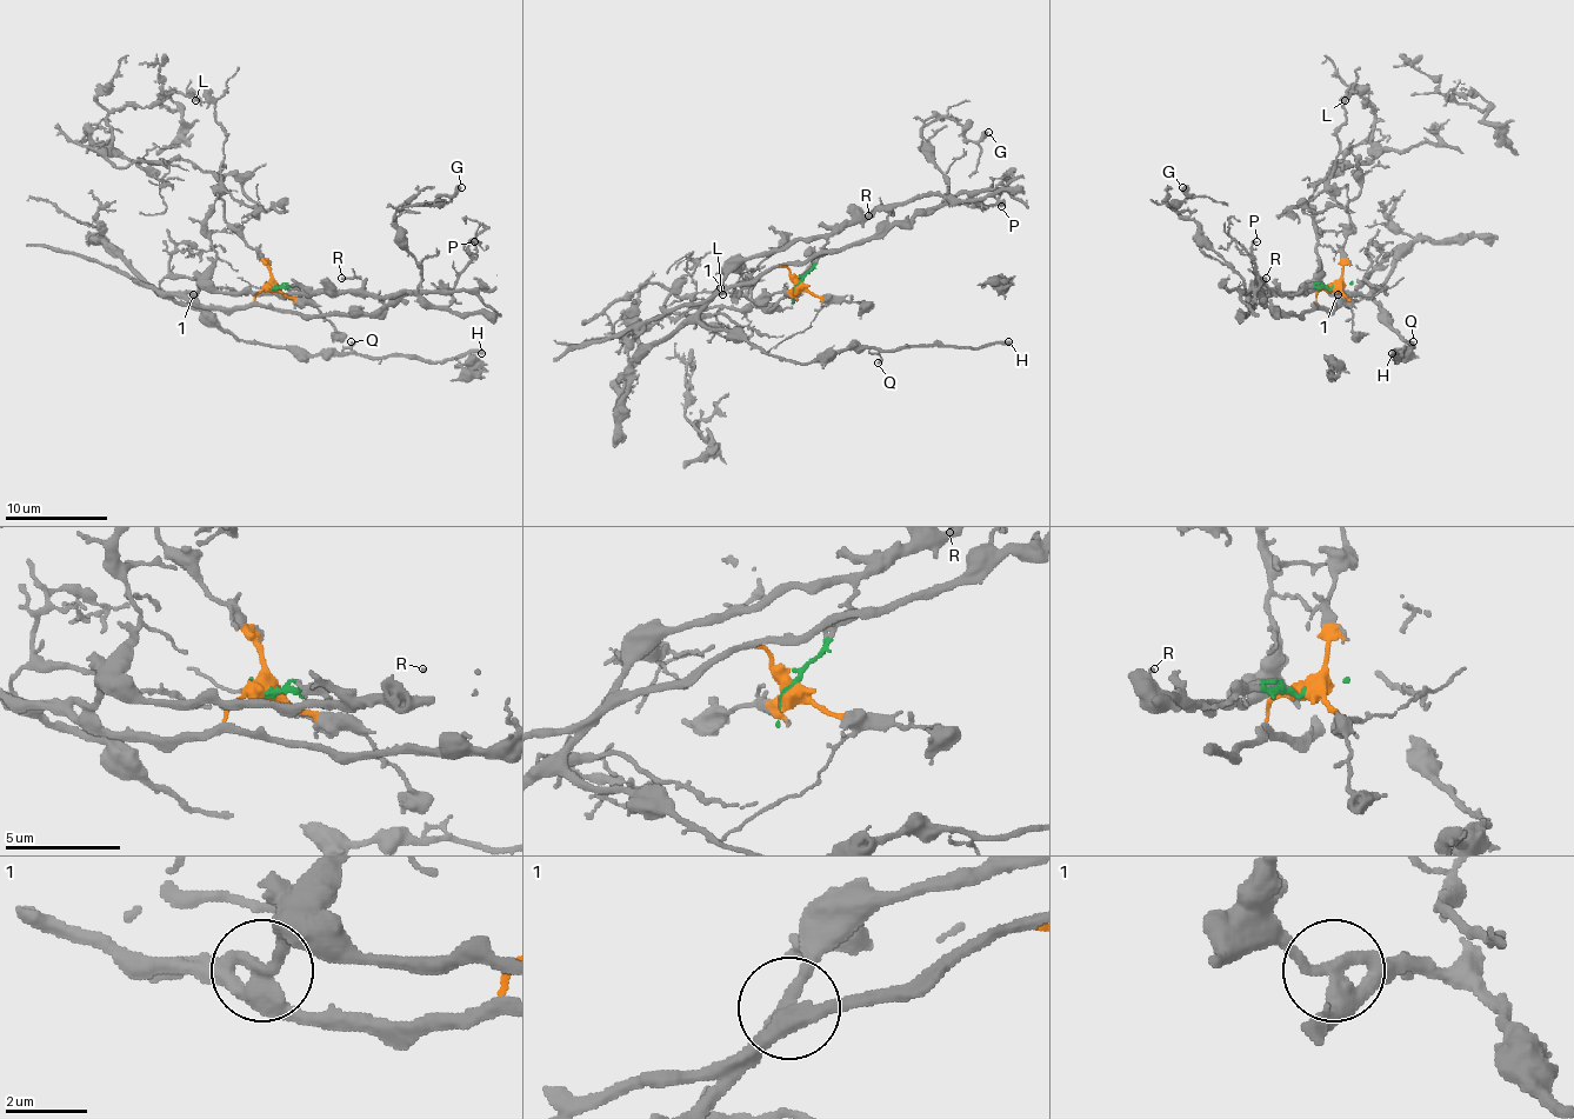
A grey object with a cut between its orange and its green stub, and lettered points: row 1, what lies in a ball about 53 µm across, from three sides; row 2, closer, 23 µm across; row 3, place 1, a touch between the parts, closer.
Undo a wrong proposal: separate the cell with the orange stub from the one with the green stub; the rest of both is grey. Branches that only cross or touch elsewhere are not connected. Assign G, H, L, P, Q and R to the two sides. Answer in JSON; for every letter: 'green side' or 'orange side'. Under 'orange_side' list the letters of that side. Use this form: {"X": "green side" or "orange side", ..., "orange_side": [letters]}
{"G": "green side", "H": "green side", "L": "orange side", "P": "green side", "Q": "green side", "R": "green side", "orange_side": ["L"]}

